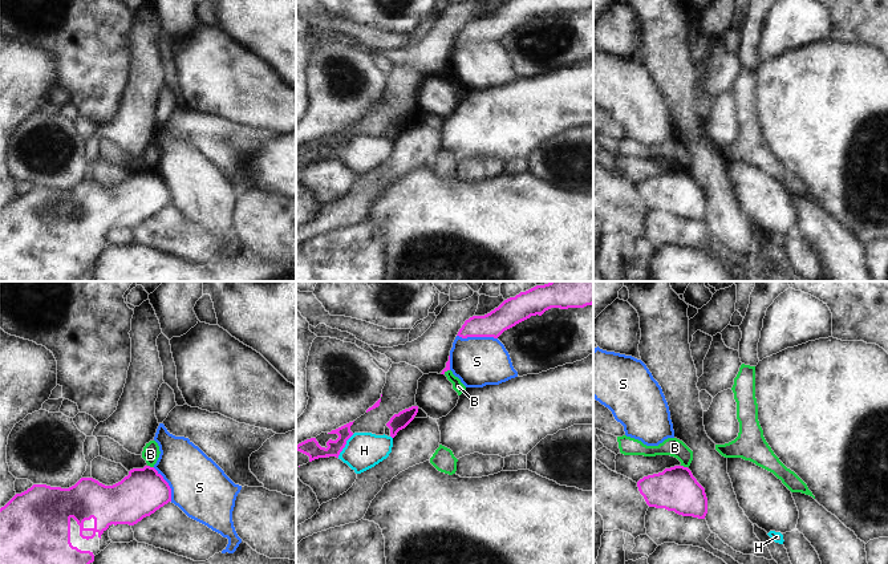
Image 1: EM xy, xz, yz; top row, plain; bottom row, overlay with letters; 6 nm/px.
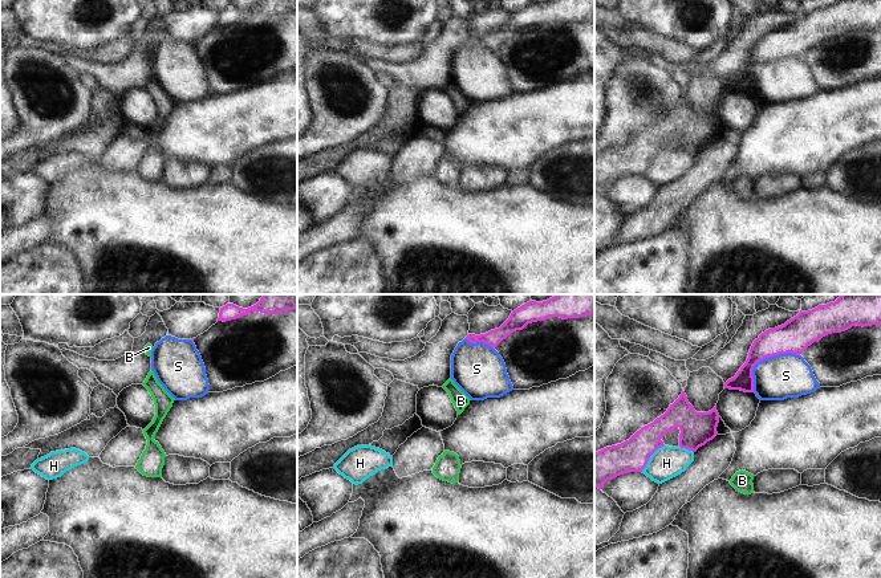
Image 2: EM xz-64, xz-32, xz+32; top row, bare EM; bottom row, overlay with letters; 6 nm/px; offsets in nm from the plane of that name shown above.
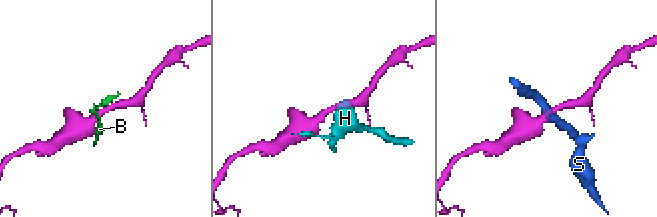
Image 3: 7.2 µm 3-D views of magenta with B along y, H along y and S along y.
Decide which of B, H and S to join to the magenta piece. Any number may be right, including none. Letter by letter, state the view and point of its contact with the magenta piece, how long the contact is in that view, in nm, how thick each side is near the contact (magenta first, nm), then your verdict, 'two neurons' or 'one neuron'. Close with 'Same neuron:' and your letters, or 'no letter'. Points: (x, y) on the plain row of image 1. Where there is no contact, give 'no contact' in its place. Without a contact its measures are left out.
B: xy (149, 169) | 40 nm | 280/100 nm | two neurons
H: xz (344, 149) | 170 nm | 110/220 nm | two neurons
S: xz (477, 39) | 240 nm | 160/300 nm | two neurons
Same neuron: no letter

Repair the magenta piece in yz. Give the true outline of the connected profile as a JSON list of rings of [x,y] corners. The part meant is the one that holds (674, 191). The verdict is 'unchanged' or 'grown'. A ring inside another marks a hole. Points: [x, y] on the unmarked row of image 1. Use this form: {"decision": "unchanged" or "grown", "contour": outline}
{"decision": "unchanged", "contour": [[[674,169],[644,179],[637,184],[637,190],[649,210],[698,222],[705,222],[707,216],[705,191],[688,170]]]}

